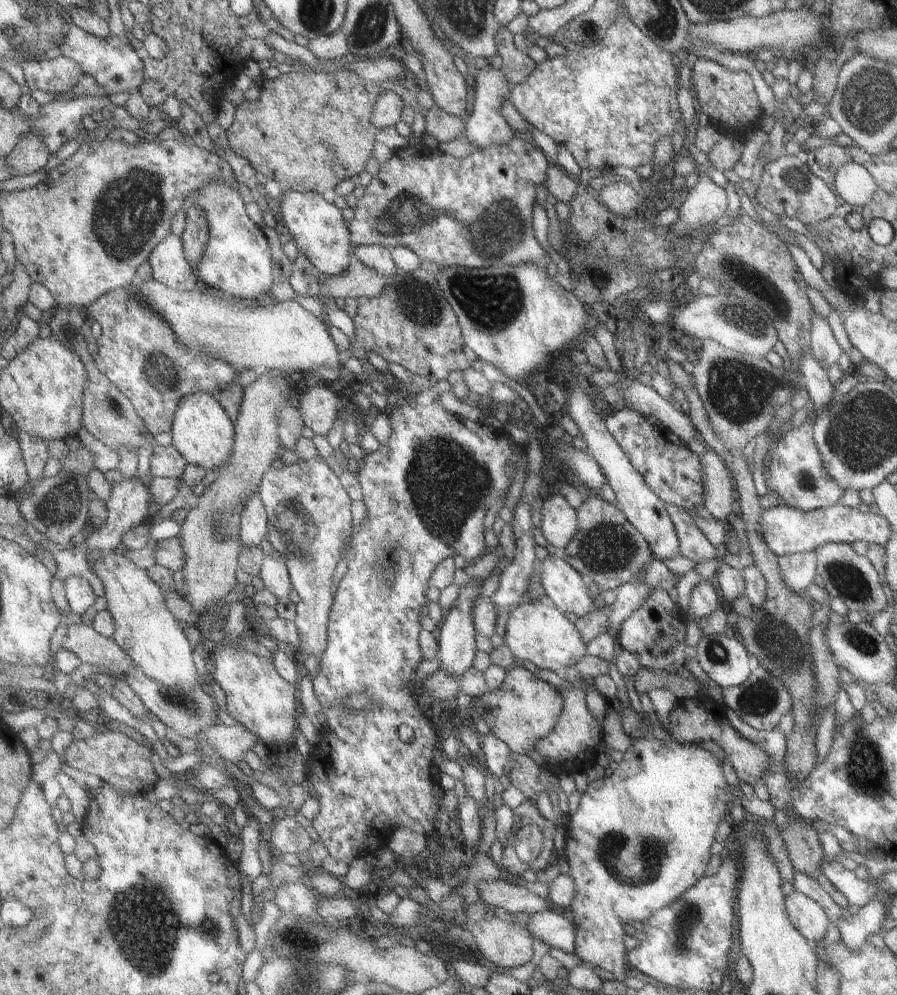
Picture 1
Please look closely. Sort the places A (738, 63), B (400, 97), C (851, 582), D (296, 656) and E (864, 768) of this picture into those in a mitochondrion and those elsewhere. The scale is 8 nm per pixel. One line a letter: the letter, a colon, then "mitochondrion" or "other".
A: other
B: other
C: mitochondrion
D: other
E: mitochondrion

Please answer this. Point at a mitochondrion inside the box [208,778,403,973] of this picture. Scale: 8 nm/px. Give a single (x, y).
(301, 942)

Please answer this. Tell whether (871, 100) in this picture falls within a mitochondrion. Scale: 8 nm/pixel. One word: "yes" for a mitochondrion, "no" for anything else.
yes

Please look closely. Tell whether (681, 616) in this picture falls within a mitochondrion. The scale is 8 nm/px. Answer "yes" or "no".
no

